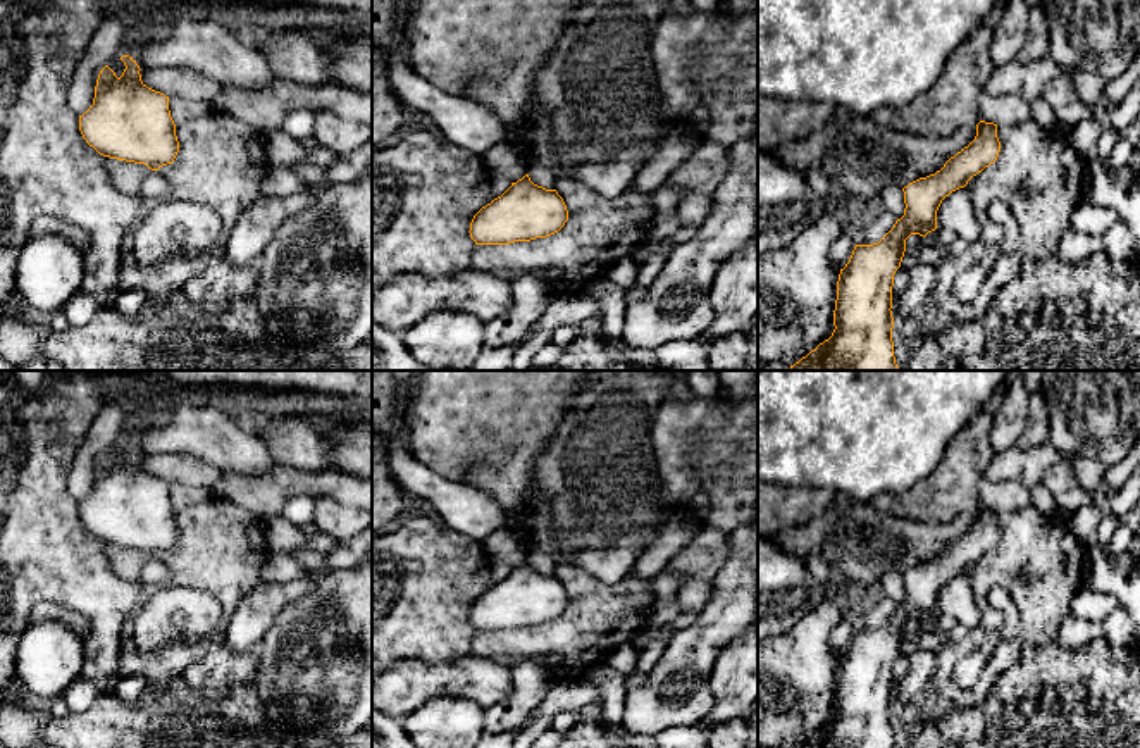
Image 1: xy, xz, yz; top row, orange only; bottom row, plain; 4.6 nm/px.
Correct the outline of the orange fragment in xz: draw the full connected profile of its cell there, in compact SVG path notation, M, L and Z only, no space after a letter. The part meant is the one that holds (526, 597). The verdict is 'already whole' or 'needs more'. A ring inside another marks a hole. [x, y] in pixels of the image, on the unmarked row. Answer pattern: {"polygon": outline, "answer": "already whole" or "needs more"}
{"polygon": "M525 560L474 602L468 619L475 631L510 631L551 622L567 607L558 577L534 570Z", "answer": "already whole"}

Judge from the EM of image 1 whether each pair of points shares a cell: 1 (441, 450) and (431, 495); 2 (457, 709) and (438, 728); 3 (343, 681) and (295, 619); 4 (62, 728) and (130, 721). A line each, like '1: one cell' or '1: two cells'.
1: two cells
2: one cell
3: one cell
4: one cell

